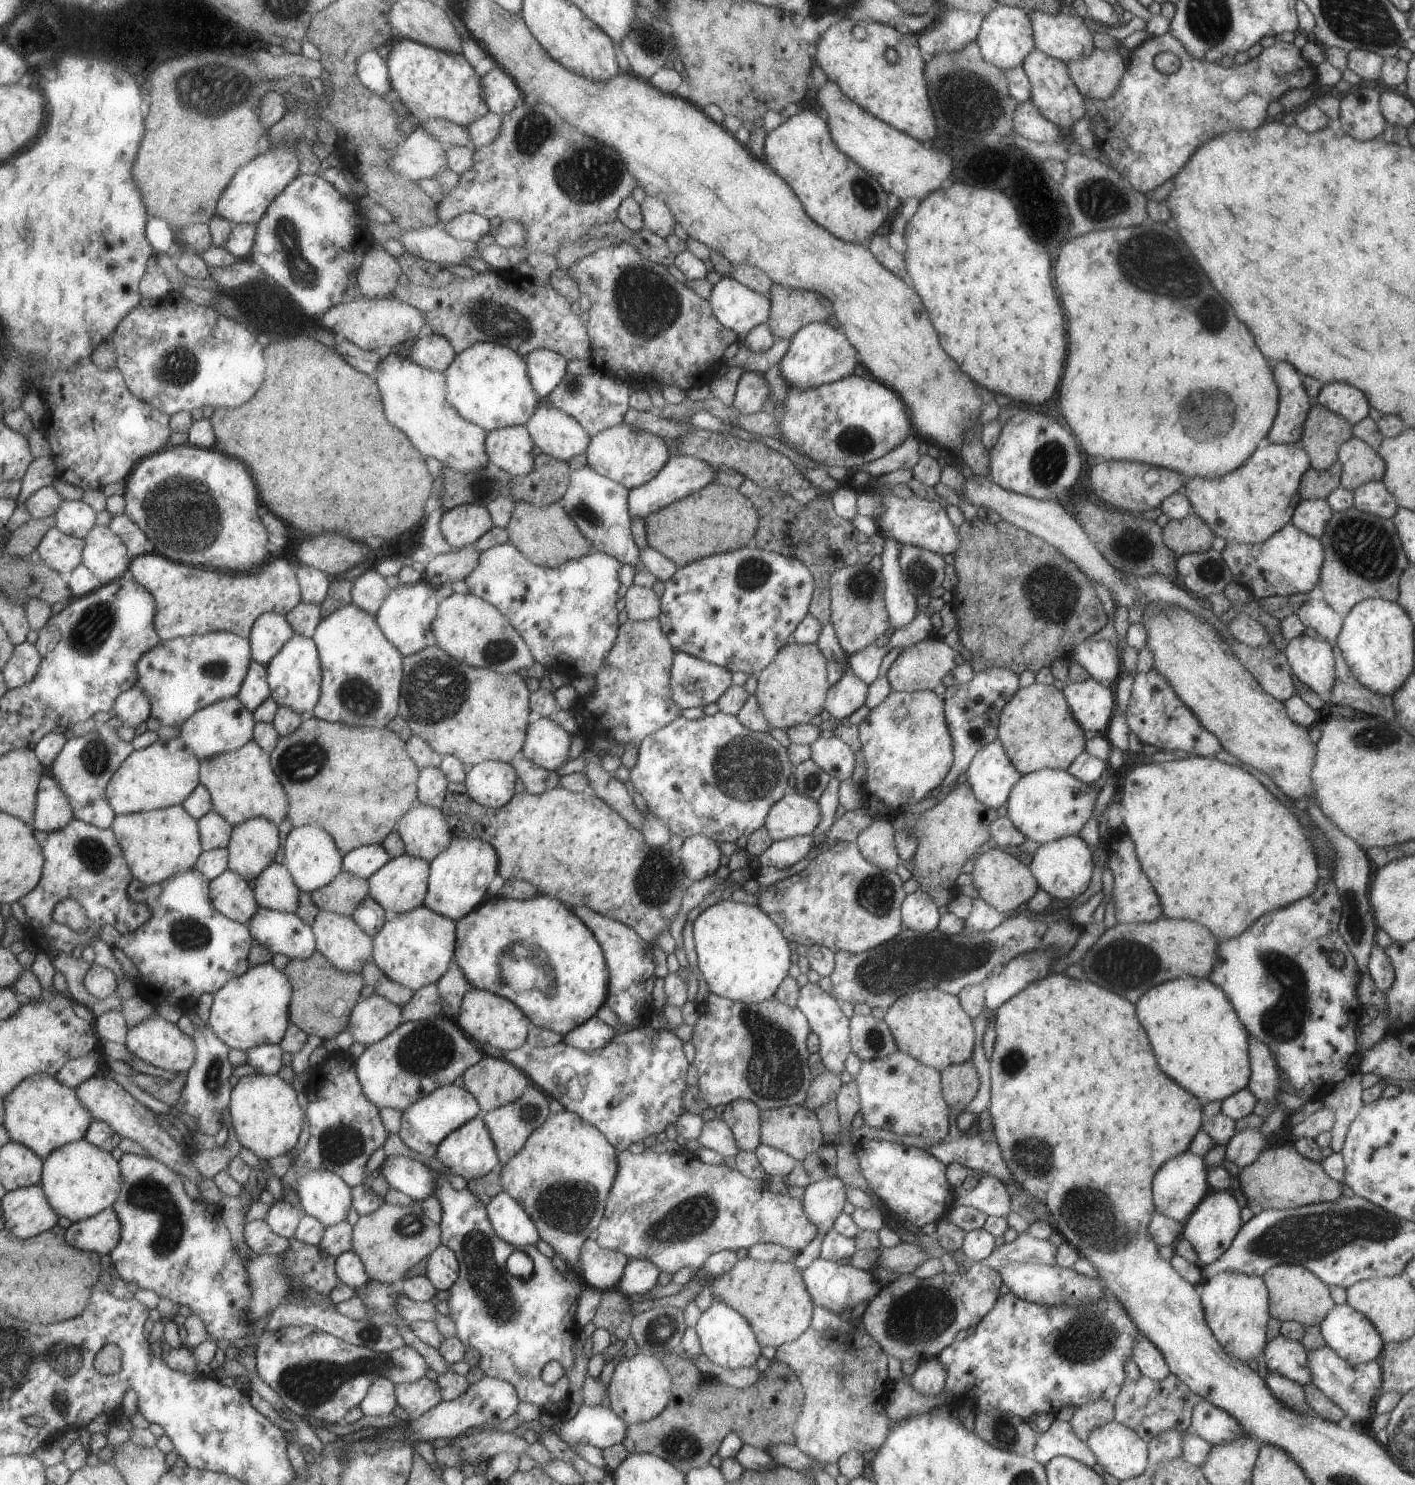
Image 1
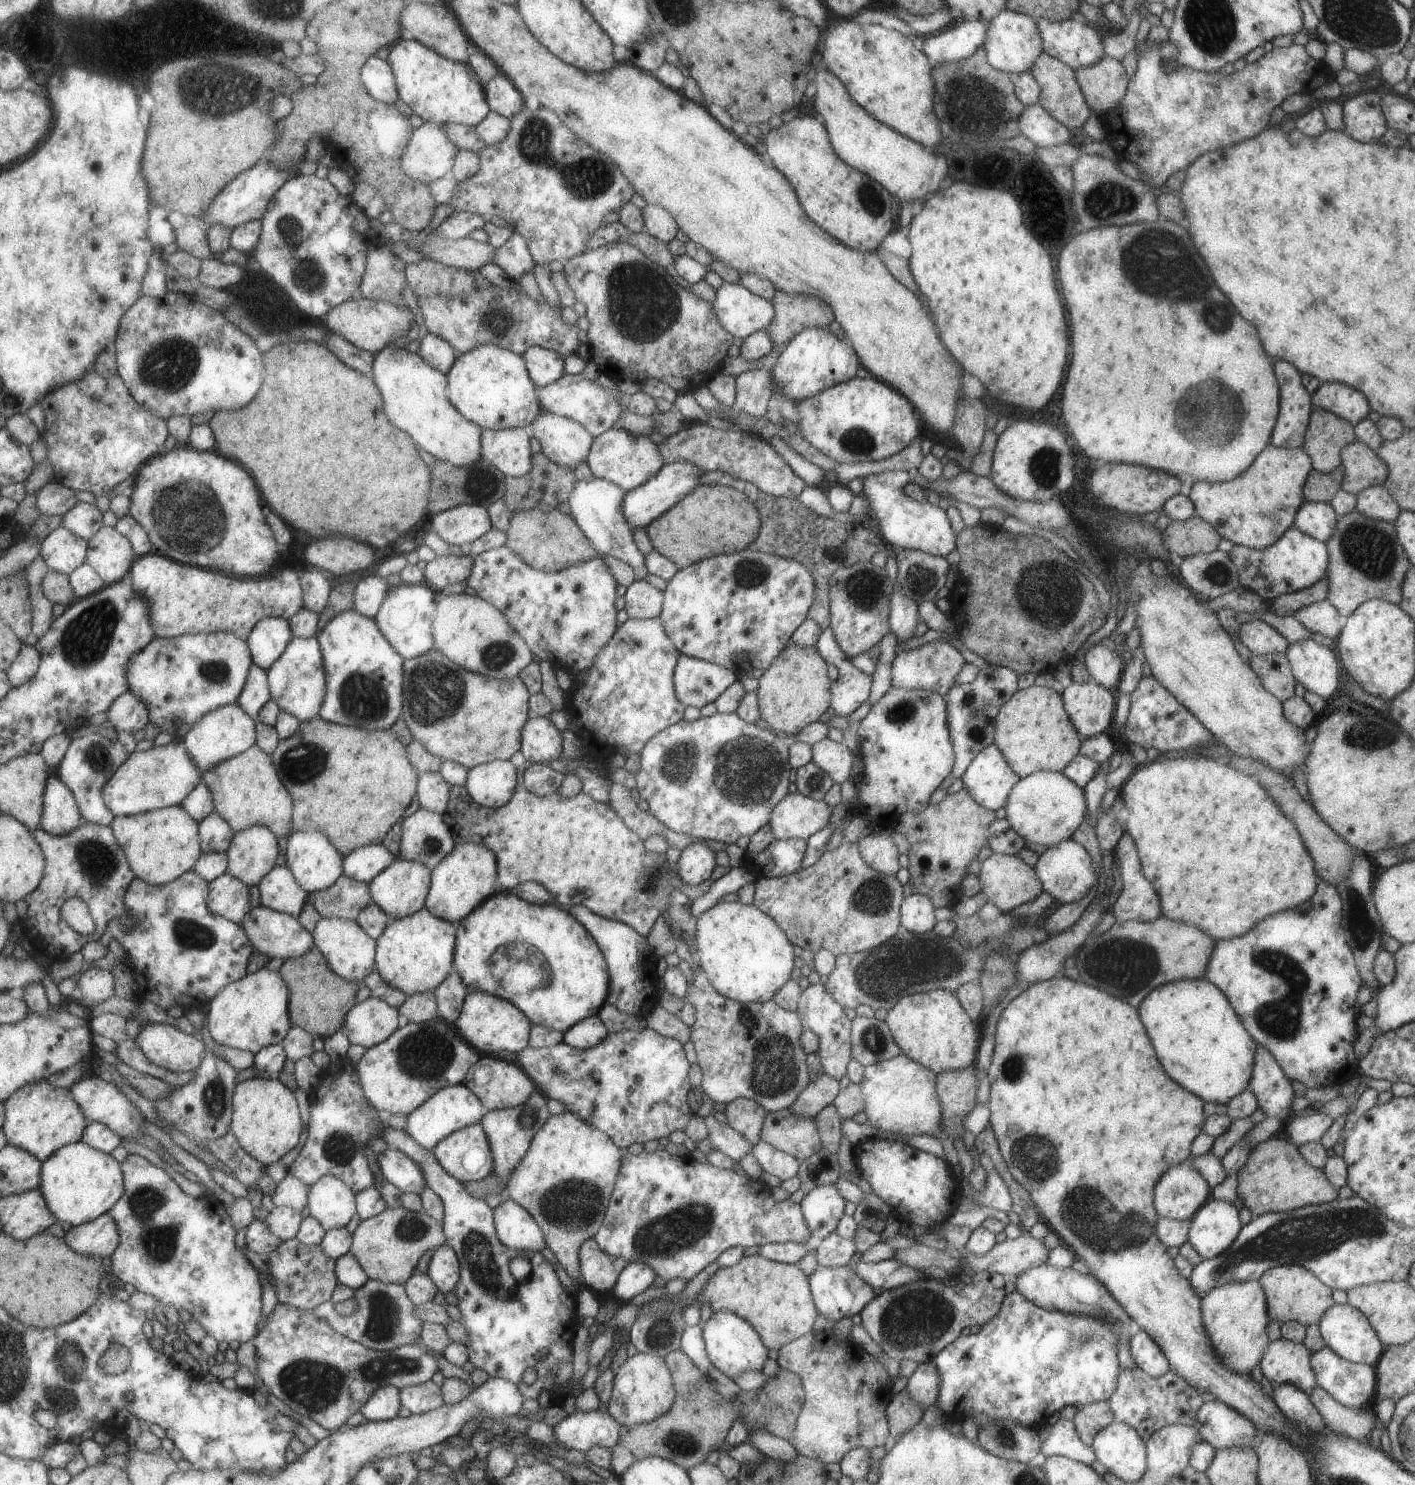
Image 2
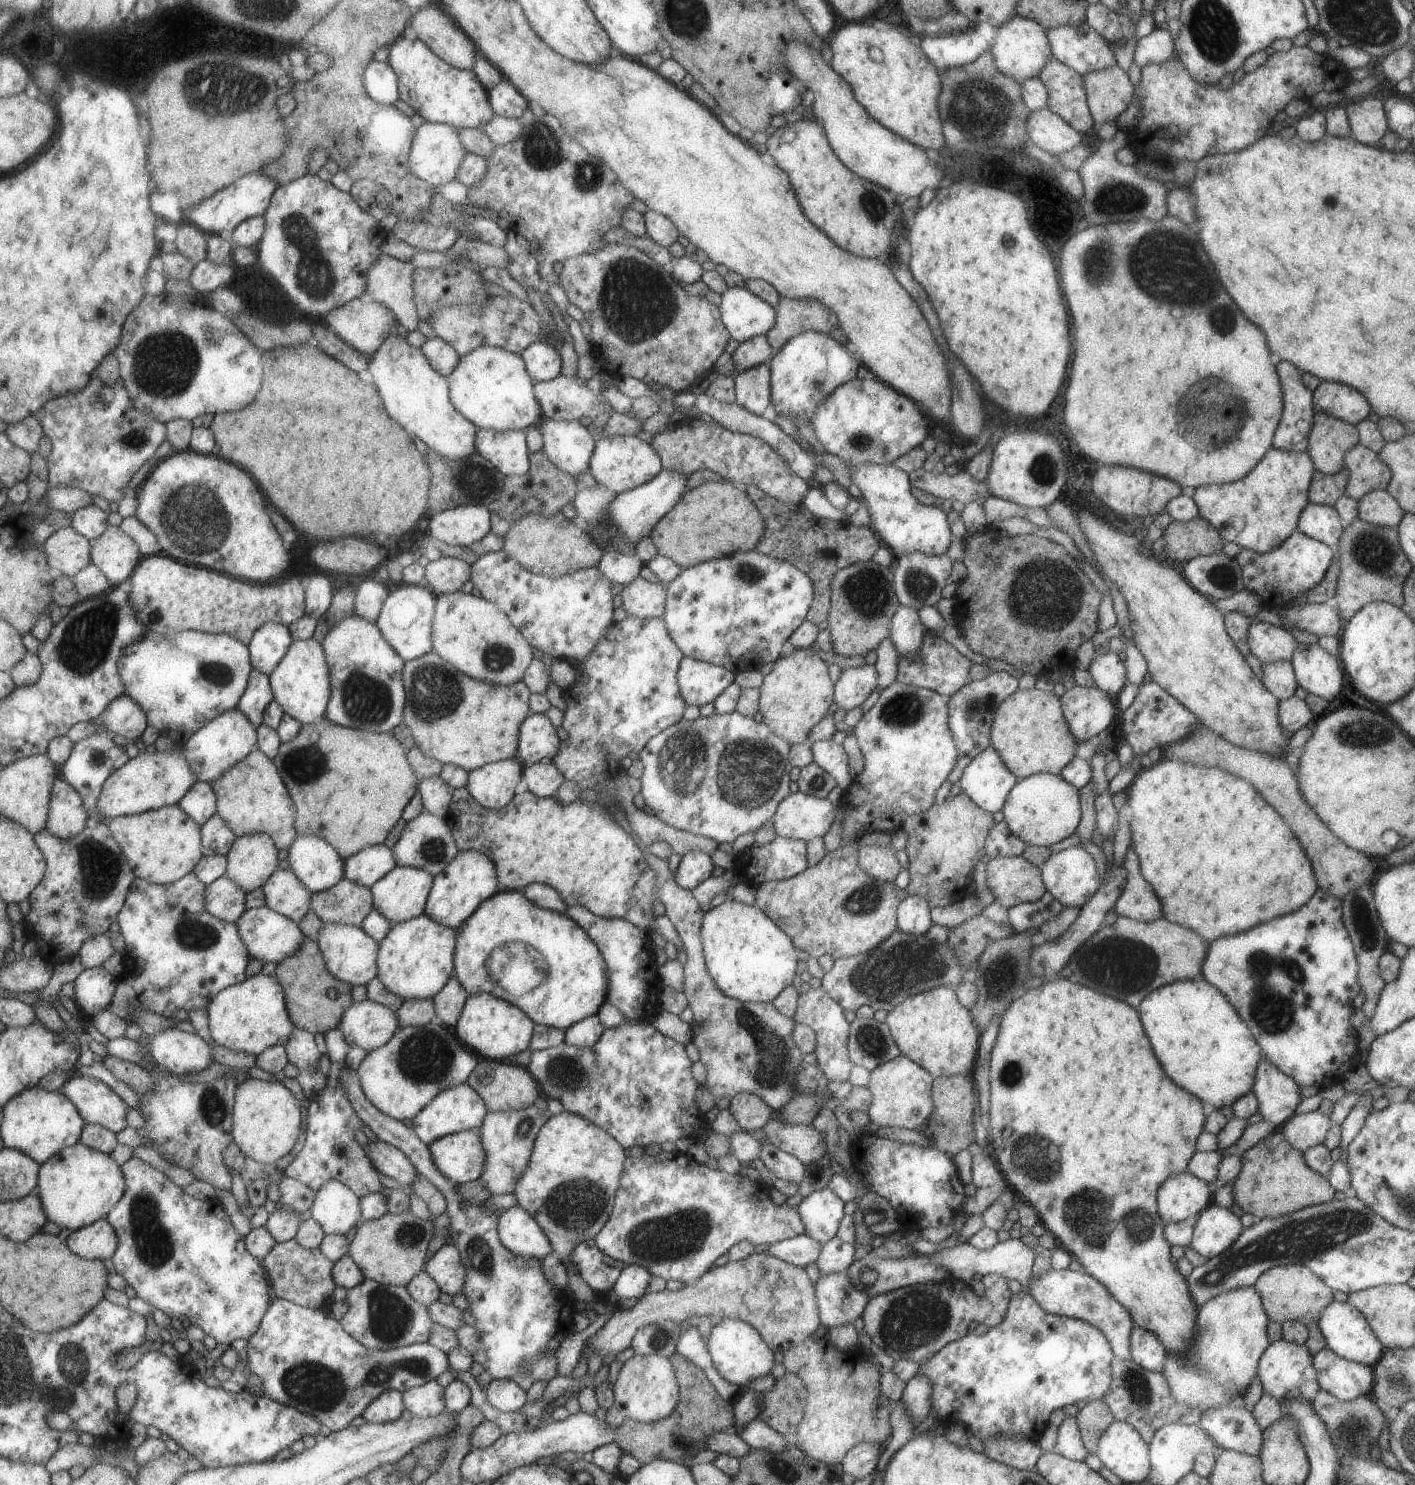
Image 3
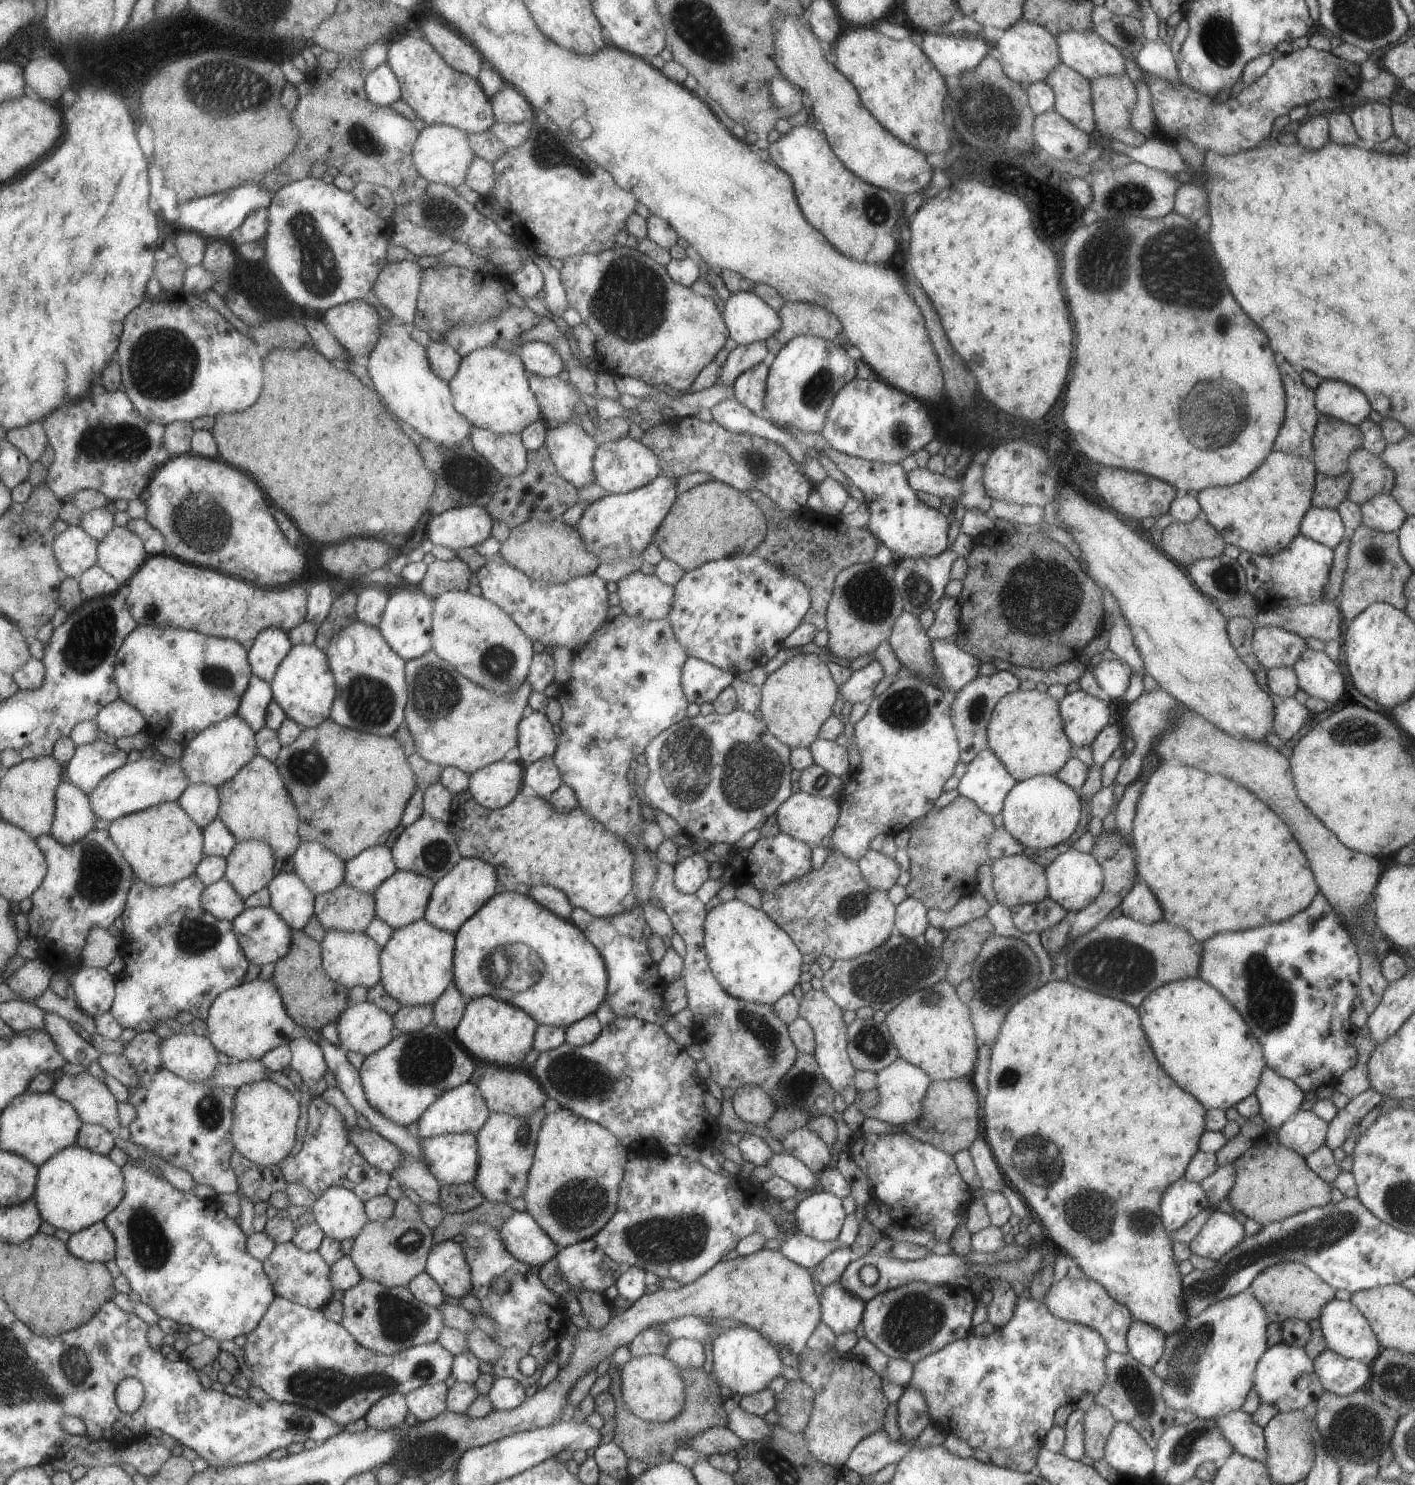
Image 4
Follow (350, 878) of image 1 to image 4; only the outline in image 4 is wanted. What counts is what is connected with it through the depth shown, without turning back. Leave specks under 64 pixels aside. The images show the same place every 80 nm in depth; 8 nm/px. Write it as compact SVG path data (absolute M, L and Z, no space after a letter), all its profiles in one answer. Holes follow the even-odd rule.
M341 883L328 893L314 895L314 915L317 917L317 920L321 923L321 926L325 930L331 929L343 931L345 933L363 933L367 928L368 922L375 917L373 895L358 891L357 889L346 885L345 883Z

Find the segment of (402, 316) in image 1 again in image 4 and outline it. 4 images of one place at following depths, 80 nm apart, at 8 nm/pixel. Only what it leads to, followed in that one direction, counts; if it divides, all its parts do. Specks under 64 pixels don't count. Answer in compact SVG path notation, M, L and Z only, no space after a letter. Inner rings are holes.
M361 299L332 306L320 317L351 357L368 356L377 340L380 322L383 321Z

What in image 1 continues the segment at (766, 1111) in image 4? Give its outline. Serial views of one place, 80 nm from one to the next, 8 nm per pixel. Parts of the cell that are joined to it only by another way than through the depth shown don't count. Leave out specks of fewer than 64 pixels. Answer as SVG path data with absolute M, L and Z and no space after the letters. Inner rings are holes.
M745 1099L724 1104L719 1118L727 1124L738 1149L754 1151L760 1145L760 1108Z

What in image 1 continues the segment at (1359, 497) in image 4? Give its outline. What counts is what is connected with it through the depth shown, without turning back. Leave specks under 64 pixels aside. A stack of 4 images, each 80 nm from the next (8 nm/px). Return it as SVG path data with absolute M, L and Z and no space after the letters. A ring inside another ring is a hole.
M1357 437L1339 445L1338 461L1342 466L1340 487L1351 492L1363 483L1383 478L1385 463L1376 451Z

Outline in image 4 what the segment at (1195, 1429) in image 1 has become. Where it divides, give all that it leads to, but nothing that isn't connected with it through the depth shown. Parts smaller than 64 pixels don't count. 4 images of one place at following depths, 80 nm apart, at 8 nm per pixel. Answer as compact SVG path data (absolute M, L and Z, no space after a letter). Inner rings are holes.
M1240 1409L1213 1419L1223 1436L1234 1446L1234 1451L1251 1460L1264 1463L1266 1446L1262 1428Z

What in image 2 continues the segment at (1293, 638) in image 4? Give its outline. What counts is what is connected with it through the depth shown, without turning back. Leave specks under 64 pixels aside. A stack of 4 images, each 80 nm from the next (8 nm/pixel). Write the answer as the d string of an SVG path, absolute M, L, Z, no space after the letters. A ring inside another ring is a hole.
M1260 620L1240 624L1238 638L1253 655L1284 655L1289 646L1276 629Z

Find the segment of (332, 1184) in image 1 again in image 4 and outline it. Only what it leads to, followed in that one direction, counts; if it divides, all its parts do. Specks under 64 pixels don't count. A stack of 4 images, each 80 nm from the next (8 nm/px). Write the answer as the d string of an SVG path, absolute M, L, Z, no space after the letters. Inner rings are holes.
M329 1187L315 1200L312 1215L325 1237L341 1241L355 1238L368 1221L364 1202L343 1187Z

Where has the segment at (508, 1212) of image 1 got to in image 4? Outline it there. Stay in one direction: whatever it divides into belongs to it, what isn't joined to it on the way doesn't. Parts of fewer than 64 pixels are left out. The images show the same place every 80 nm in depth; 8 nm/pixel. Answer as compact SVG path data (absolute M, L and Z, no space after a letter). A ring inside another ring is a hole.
M513 1211L498 1233L513 1258L538 1269L559 1249L526 1211Z

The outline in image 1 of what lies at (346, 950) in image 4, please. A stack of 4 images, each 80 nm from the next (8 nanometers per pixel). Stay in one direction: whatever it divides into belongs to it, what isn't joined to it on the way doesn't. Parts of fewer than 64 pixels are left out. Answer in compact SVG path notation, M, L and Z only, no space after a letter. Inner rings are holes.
M318 911L310 927L314 934L318 952L342 973L360 974L366 961L369 961L372 957L372 938L365 934L351 917L329 911Z

